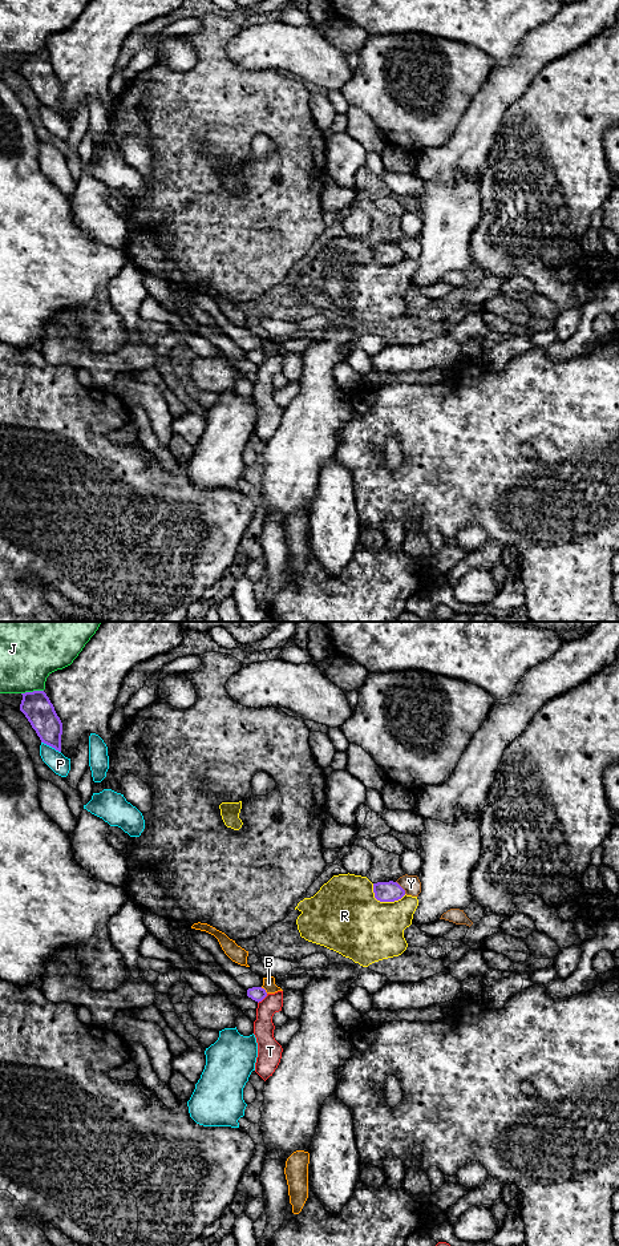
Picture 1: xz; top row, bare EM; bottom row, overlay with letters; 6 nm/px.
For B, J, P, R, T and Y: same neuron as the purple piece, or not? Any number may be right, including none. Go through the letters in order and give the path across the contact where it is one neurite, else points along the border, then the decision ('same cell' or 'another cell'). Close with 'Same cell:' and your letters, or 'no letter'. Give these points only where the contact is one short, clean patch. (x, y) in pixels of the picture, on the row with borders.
B: another cell
J: another cell
P: another cell
R: another cell
T: border xz (267, 994), (258, 1003); another cell
Y: border xz (396, 881), (405, 893); another cell
Same cell: no letter

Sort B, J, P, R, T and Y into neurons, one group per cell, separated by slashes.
B / J / P / R / T / Y

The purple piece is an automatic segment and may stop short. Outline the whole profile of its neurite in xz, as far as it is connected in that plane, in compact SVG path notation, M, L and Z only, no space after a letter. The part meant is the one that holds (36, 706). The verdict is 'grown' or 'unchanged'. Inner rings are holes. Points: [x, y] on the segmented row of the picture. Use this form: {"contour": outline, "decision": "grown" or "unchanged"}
{"contour": "M44 691L21 693L20 711L25 715L41 743L61 752L62 723Z", "decision": "unchanged"}

